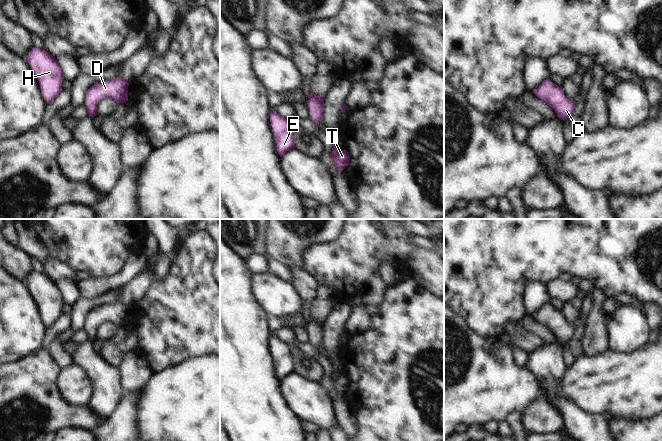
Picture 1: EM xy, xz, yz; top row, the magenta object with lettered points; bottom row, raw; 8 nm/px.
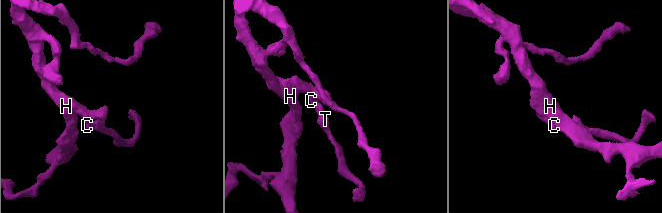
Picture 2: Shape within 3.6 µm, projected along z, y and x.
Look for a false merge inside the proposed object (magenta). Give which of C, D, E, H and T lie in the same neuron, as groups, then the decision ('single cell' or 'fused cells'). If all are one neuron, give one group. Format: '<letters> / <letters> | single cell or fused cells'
C D E H T | single cell

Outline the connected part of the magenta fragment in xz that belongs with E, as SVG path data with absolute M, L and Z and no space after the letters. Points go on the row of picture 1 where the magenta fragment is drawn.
M272 109L270 123L276 140L276 148L280 157L295 148L295 138L291 123L288 119Z

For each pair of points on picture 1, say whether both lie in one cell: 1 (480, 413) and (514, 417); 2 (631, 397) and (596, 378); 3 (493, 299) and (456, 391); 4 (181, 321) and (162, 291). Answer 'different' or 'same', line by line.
1: different
2: same
3: different
4: same

